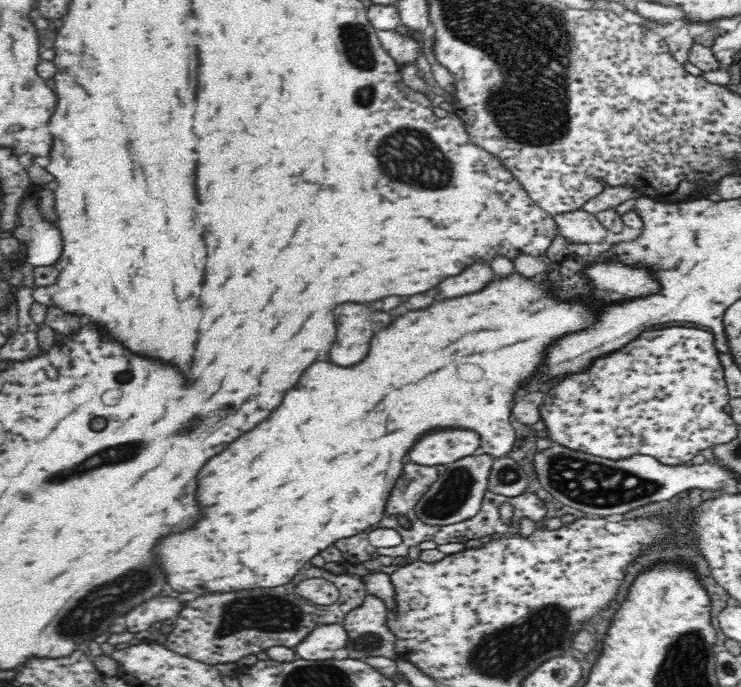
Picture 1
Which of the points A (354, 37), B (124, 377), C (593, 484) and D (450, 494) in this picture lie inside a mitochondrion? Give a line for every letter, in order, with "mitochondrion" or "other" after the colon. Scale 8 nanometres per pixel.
A: mitochondrion
B: other
C: mitochondrion
D: mitochondrion

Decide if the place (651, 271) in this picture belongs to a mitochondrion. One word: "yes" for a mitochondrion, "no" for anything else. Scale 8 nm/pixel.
no

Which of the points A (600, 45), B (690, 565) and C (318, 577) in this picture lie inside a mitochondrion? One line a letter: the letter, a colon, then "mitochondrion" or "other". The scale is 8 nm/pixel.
A: other
B: other
C: other

